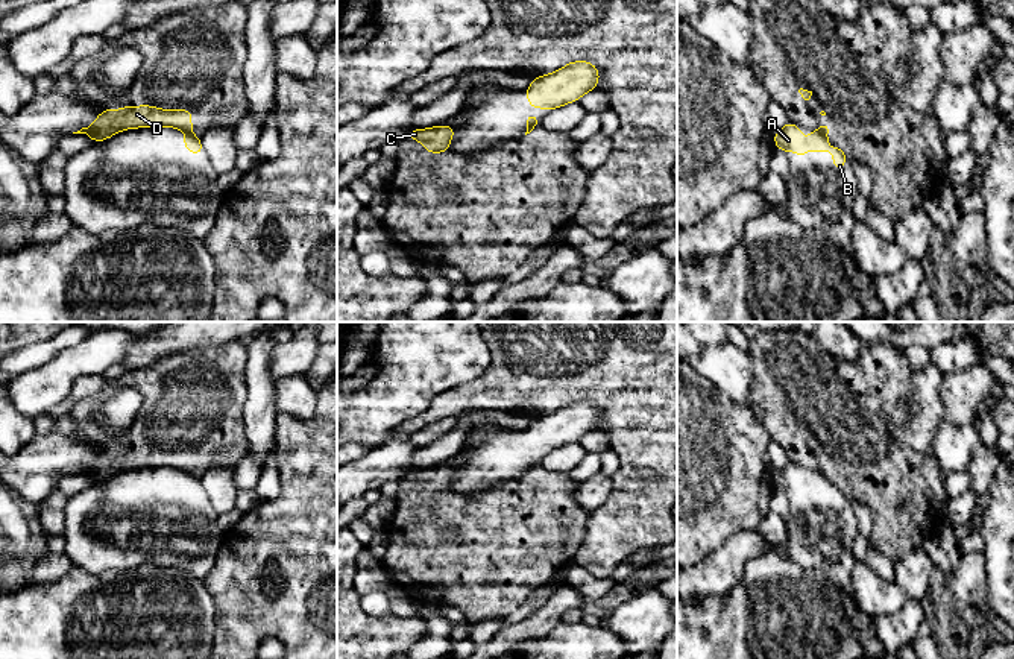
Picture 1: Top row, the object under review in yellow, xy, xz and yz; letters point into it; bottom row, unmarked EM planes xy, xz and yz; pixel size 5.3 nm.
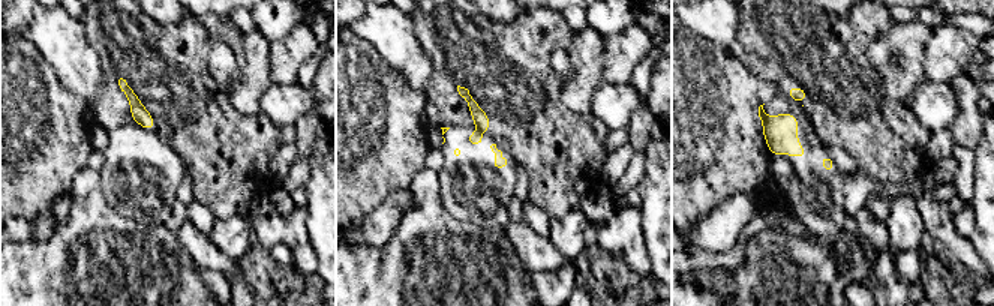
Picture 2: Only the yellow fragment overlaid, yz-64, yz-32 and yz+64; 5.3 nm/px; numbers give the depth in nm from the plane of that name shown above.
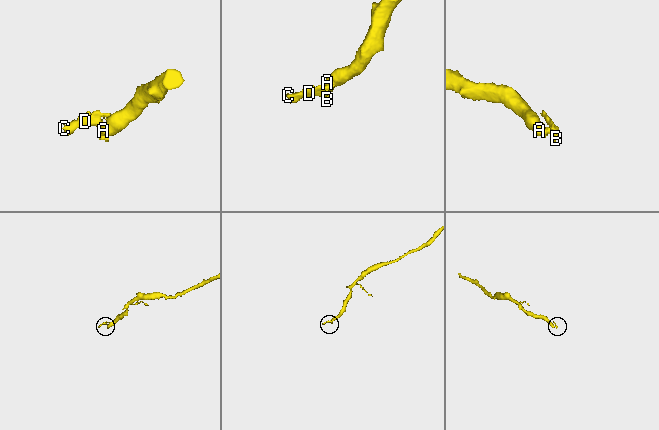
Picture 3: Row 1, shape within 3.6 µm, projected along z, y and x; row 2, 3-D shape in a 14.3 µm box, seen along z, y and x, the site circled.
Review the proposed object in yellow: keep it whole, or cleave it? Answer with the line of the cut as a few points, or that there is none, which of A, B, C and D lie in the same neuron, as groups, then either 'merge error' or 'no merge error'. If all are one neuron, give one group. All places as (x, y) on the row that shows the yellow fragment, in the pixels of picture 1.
cut in xy along (187, 132), (192, 134); A B / C D; merge error

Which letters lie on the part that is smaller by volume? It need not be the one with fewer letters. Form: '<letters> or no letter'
C, D

